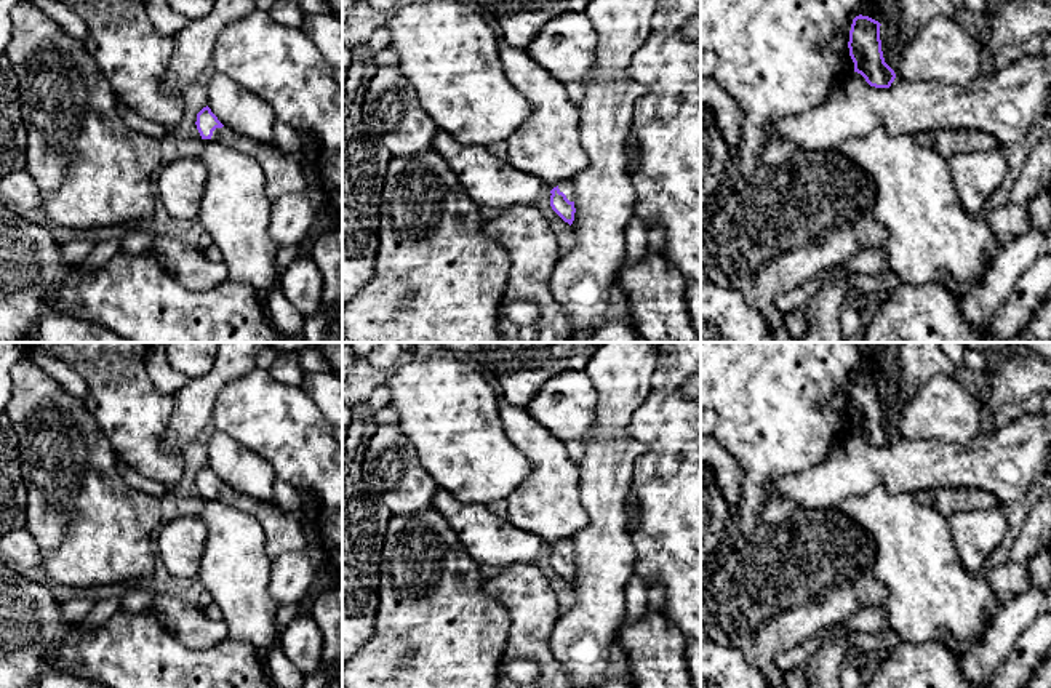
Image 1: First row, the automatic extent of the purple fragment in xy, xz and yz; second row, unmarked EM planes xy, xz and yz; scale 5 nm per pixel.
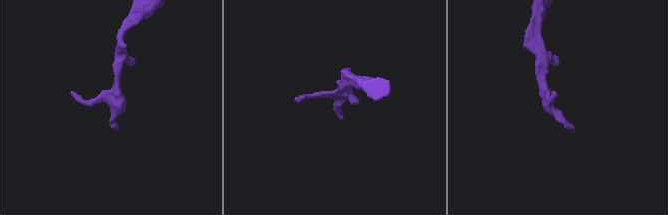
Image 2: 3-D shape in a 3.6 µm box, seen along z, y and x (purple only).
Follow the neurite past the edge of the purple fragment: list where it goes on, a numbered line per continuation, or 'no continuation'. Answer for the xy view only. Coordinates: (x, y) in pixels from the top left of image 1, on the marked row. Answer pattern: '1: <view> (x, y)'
1: xy (283, 173)

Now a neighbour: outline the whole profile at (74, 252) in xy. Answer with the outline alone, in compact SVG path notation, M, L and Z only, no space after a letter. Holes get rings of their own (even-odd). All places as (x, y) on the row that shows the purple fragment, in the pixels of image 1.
M69 240L61 245L62 258L67 264L83 264L91 254L94 245L88 240Z

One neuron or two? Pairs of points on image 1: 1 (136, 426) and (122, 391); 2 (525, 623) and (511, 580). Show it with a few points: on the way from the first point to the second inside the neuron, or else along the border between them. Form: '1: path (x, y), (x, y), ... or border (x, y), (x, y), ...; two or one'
1: path (135, 418), (123, 399); one
2: path (525, 612), (525, 594), (522, 591); one

